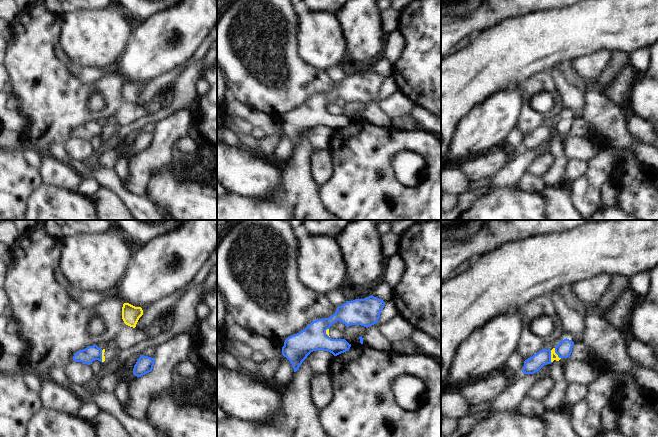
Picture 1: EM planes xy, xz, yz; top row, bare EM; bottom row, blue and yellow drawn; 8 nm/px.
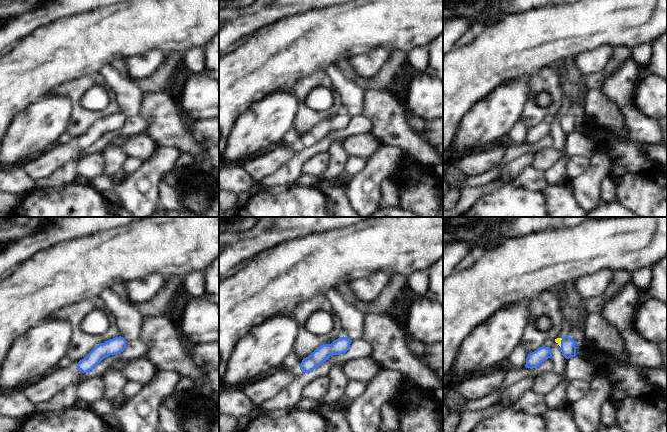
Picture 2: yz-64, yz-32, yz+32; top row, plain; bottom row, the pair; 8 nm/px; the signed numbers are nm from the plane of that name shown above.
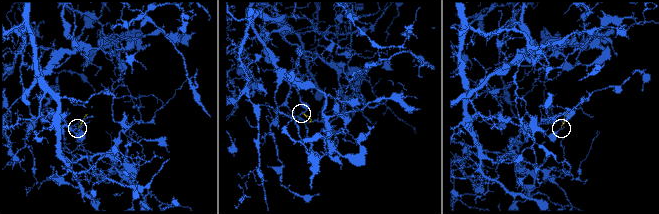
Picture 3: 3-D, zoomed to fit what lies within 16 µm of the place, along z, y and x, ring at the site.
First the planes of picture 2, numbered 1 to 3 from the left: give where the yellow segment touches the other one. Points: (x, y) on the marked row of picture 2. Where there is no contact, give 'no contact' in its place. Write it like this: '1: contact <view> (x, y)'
1: no contact
2: no contact
3: contact yz+32 (561, 343)

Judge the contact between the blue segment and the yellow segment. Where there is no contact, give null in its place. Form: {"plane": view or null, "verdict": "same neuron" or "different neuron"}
{"plane": "yz", "verdict": "different neuron"}

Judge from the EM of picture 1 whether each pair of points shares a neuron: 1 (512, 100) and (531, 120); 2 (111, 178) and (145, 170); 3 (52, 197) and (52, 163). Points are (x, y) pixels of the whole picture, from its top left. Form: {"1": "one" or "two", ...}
{"1": "two", "2": "two", "3": "two"}

